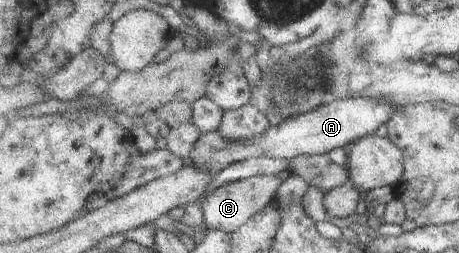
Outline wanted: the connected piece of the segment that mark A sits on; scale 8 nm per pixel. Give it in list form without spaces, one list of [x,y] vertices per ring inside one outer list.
[[[339,98],[312,112],[282,120],[253,139],[227,139],[219,130],[202,133],[190,153],[190,159],[203,171],[219,173],[234,163],[263,156],[289,161],[302,155],[324,156],[335,148],[347,147],[349,143],[353,145],[357,140],[375,134],[381,125],[386,125],[395,110],[396,106],[371,98]]]

